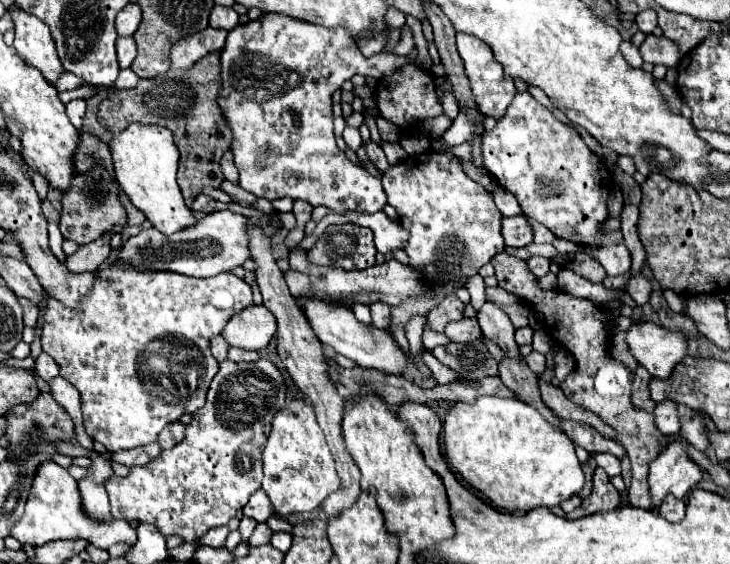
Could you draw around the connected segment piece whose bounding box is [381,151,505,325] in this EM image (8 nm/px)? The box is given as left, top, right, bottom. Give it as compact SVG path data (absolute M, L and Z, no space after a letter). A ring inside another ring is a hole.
M421 153L407 157L405 161L391 165L383 173L383 191L387 195L387 203L395 207L399 219L405 229L409 229L411 237L405 247L409 255L409 263L423 271L425 281L433 277L433 289L439 293L435 299L417 299L409 301L407 305L399 305L391 309L391 323L405 325L411 315L423 315L437 307L447 293L455 293L463 287L463 277L471 277L477 273L479 267L489 263L497 253L505 249L503 235L501 235L501 213L493 203L489 191L485 191L479 183L471 181L459 165L459 159L451 153ZM443 241L457 241L461 243L461 251L457 253L459 259L451 263L441 261L441 243Z

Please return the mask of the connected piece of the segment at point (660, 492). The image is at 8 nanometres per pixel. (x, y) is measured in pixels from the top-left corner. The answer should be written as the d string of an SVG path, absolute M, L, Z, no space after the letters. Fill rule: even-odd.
M681 441L669 443L649 465L649 493L653 507L659 507L667 495L685 499L689 491L701 481L703 471L687 457Z

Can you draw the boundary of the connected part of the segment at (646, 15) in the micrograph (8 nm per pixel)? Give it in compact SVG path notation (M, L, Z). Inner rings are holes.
M651 9L641 11L641 13L635 17L635 23L637 23L639 31L643 31L643 33L647 33L647 35L649 35L649 33L657 27L657 13L655 13L655 11L651 11Z

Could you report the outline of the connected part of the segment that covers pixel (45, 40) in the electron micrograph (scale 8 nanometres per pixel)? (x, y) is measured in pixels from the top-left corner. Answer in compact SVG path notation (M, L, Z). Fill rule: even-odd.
M17 5L11 15L15 21L15 51L19 53L19 57L23 57L23 61L27 61L27 65L39 69L47 83L55 85L59 75L63 73L63 65L57 57L49 27Z

